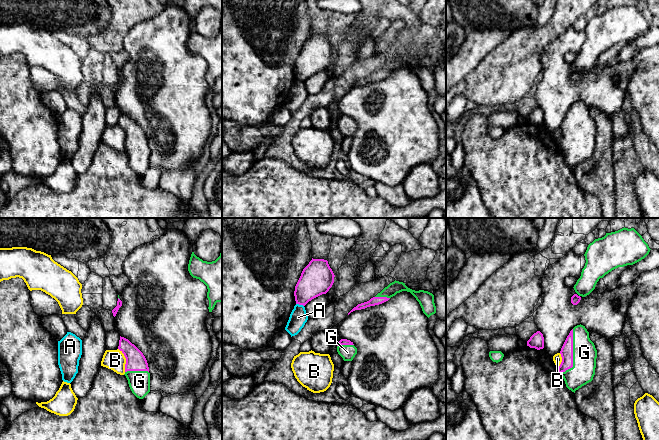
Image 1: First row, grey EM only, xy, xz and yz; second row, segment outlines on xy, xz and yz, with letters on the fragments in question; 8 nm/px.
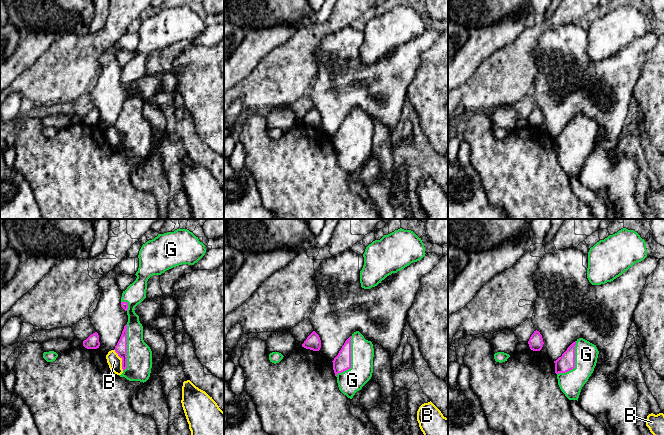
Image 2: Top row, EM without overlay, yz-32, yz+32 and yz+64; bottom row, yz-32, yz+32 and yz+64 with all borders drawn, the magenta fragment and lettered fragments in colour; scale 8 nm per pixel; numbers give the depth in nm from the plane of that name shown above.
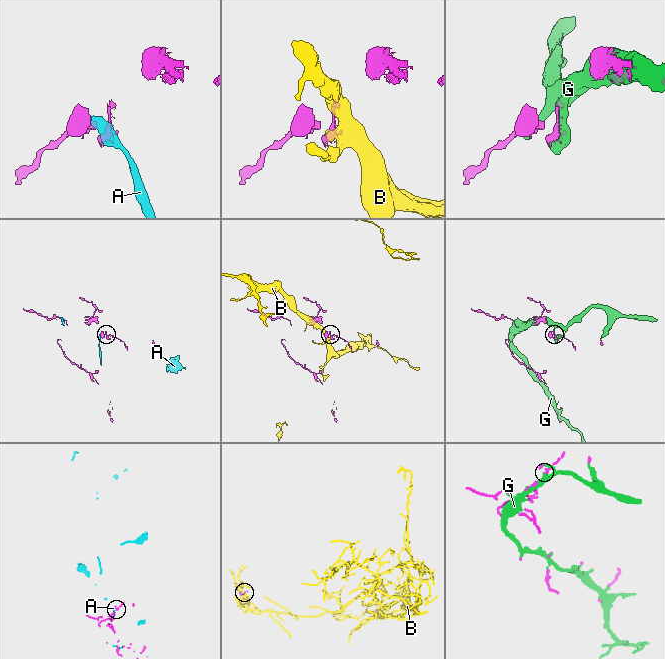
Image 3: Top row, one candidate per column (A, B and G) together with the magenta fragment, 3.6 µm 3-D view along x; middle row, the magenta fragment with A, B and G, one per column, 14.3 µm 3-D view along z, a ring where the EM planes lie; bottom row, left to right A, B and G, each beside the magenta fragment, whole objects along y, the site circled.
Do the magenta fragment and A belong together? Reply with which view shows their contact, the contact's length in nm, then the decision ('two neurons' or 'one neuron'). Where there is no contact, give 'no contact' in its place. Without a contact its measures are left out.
xz | 70 nm | two neurons

